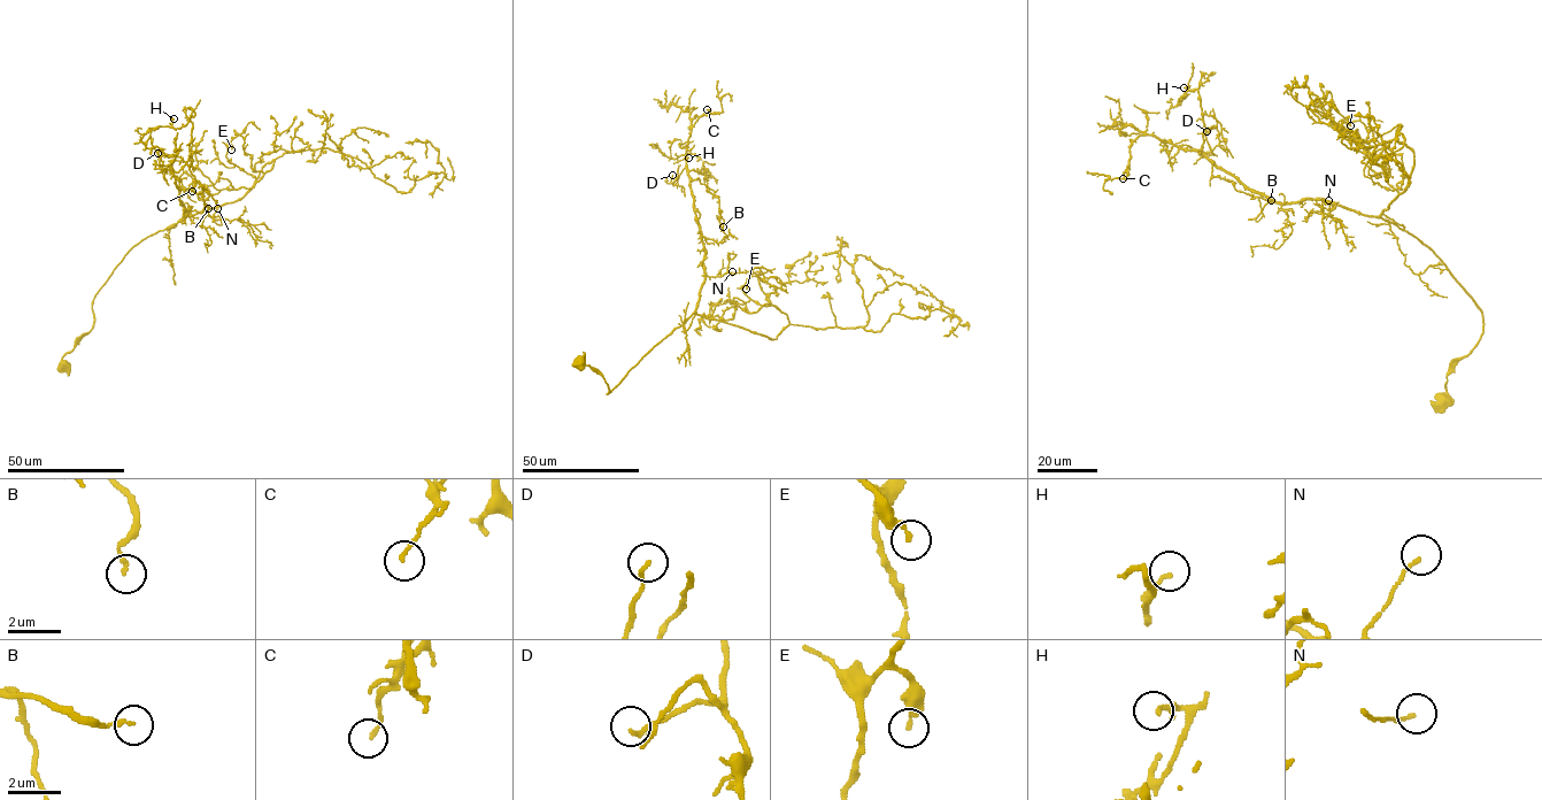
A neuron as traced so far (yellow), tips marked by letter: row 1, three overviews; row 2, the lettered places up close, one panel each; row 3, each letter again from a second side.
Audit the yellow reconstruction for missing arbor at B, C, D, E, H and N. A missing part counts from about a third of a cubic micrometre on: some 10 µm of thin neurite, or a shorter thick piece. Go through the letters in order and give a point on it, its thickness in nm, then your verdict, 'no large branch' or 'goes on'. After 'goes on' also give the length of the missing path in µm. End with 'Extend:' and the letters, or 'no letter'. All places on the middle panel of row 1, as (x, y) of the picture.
B: at (723, 227); 150 nm thick; no large branch
C: at (707, 109); 130 nm thick; no large branch
D: at (672, 175); 150 nm thick; no large branch
E: at (746, 289); 170 nm thick; no large branch
H: at (688, 158); 190 nm thick; no large branch
N: at (732, 271); 130 nm thick; no large branch
Extend: no letter

